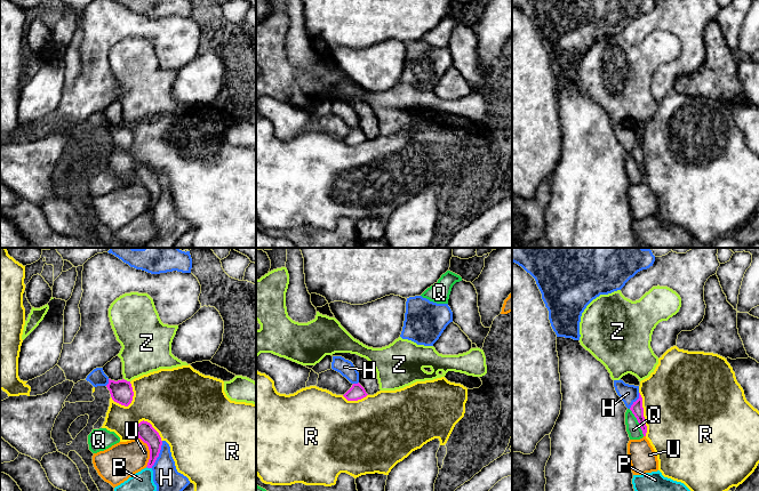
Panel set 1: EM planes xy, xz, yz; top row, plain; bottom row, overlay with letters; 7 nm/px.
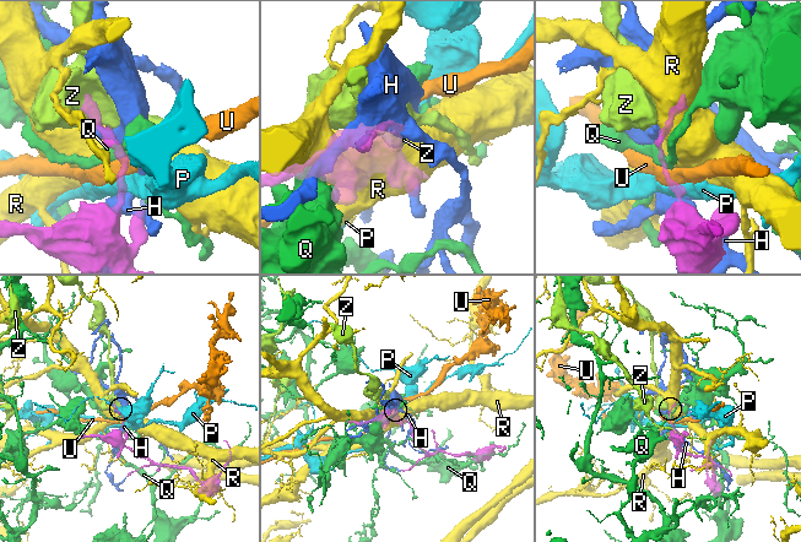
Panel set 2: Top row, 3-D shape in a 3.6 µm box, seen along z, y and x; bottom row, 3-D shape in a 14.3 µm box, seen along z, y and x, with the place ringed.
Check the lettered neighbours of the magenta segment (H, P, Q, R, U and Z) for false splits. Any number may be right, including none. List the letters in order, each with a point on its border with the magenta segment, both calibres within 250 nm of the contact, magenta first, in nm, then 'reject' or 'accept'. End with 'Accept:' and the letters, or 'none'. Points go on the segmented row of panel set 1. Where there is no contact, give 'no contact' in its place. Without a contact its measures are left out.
H: contact xy (158, 455); calibres 120 and 180 nm; reject
P: contact xy (149, 467); calibres 120 and 140 nm; reject
Q: contact yz (638, 421); calibres 90 and 100 nm; reject
R: contact yz (642, 413); calibres 90 and 480 nm; reject
U: contact xy (150, 451); calibres 120 and 260 nm; reject
Z: contact xy (126, 380); calibres 160 and 320 nm; reject
Accept: none

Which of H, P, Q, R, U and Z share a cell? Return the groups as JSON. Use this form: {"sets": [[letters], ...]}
{"sets": [["H"], ["P"], ["Q"], ["R"], ["U"], ["Z"]]}

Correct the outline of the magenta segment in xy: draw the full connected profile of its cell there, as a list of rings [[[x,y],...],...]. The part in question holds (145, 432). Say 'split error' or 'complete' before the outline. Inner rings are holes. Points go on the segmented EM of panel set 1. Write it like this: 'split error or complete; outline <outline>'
complete; outline [[[144,420],[136,426],[136,433],[138,438],[141,438],[149,446],[150,459],[146,467],[152,468],[161,450],[161,437],[159,433],[152,427],[152,425]]]

